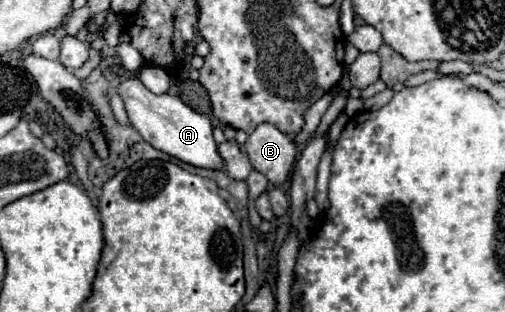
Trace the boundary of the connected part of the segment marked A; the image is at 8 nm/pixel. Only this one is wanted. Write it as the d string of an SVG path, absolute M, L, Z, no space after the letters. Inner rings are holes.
M130 77L128 81L124 81L120 85L118 93L122 95L122 99L126 103L130 123L144 137L144 141L148 141L152 147L156 147L184 163L190 163L194 167L224 169L224 161L218 153L218 145L212 135L212 123L208 117L192 111L180 97L174 97L170 93L156 95L156 93L148 91L138 77Z

